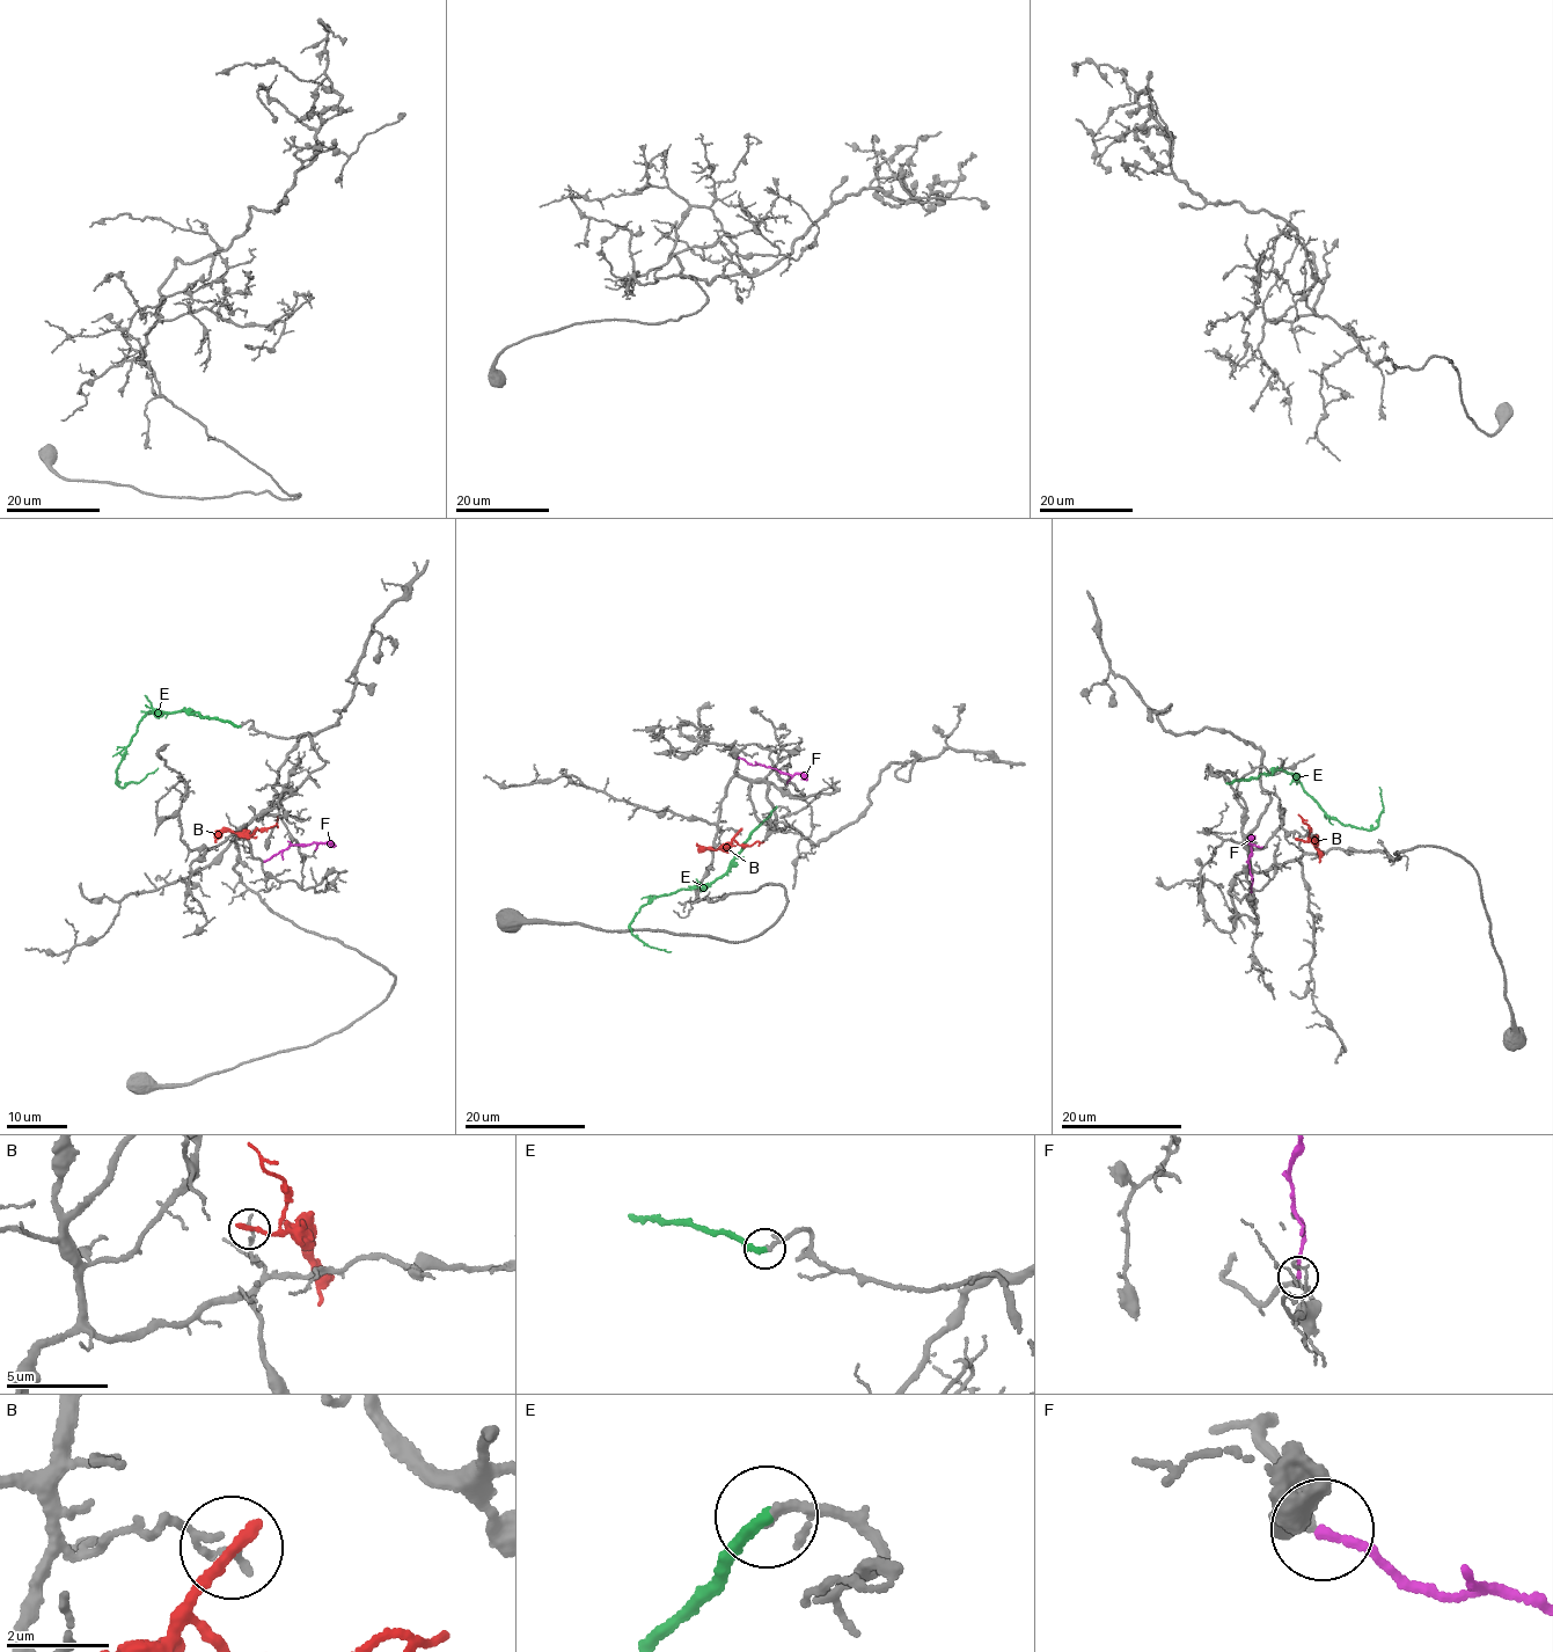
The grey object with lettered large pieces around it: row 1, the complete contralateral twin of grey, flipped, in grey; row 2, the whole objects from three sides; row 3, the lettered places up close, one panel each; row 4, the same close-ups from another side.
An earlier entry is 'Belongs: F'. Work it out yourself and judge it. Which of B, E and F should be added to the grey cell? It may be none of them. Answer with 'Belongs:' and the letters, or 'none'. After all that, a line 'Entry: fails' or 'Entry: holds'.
Belongs: F
Entry: holds

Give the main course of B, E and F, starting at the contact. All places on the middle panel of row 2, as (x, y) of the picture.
B: (739, 831), (730, 843), (713, 850), (696, 846), (697, 842)
E: (776, 808), (749, 832), (724, 875), (641, 908), (631, 933), (671, 951)
F: (739, 757), (807, 780)

